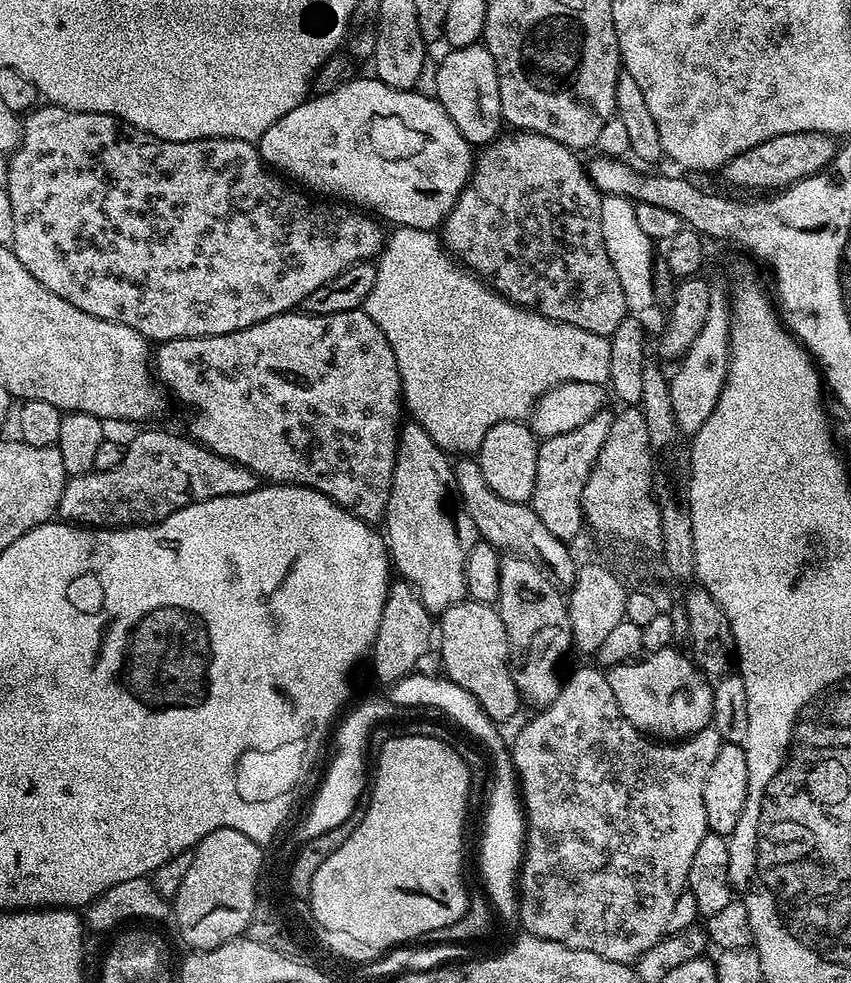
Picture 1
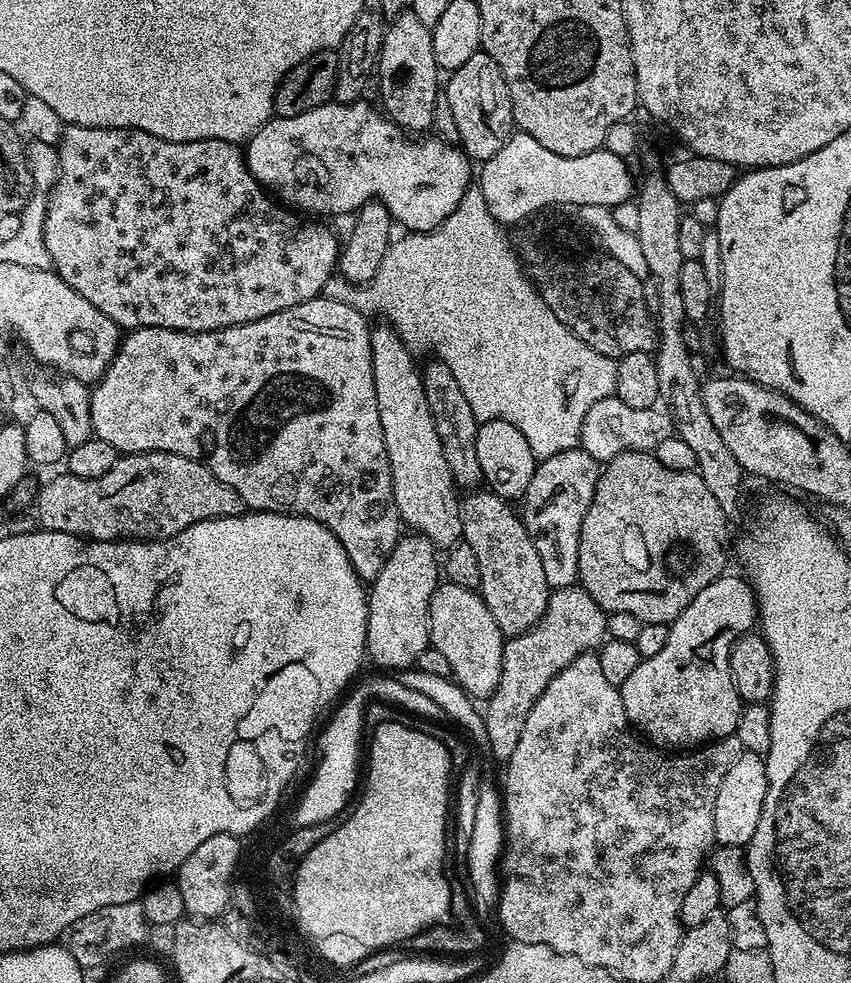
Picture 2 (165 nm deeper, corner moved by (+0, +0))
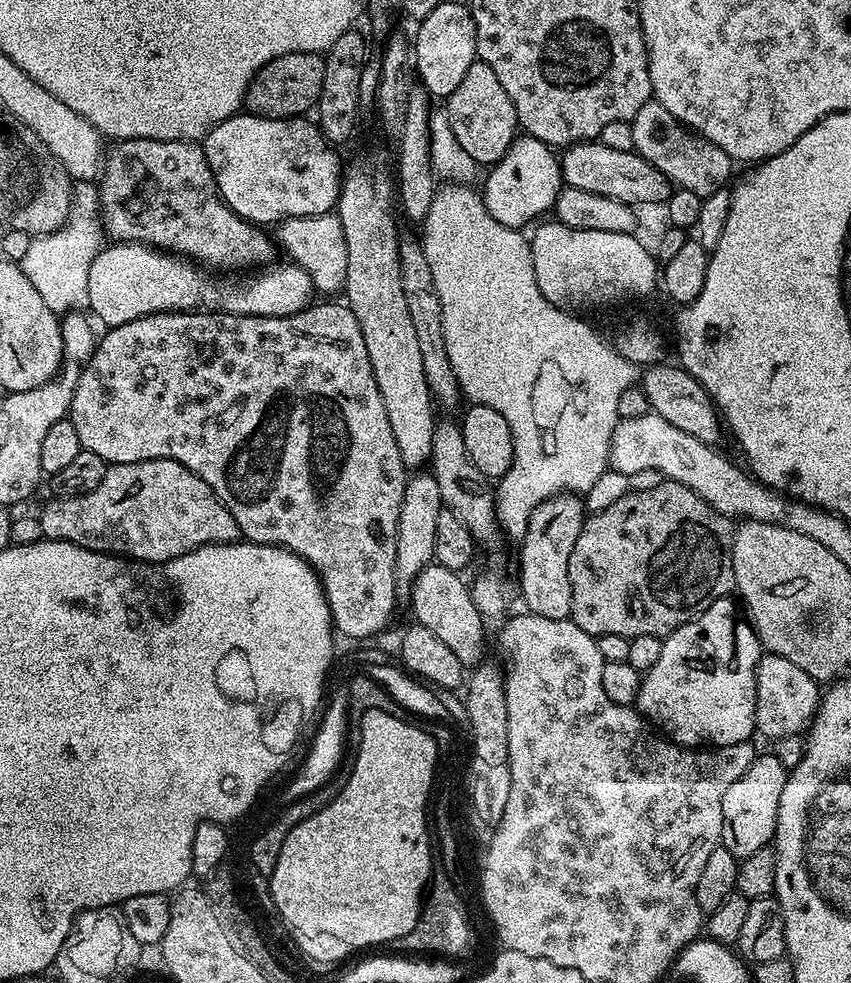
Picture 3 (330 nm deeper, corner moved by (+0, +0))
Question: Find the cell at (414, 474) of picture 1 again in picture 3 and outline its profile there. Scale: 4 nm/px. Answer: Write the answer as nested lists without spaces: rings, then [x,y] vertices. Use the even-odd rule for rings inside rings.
[[[368,152],[365,156],[358,157],[349,168],[347,165],[340,182],[340,197],[336,200],[334,213],[341,220],[346,238],[348,259],[342,289],[343,295],[348,295],[346,307],[352,311],[354,318],[358,318],[362,338],[366,341],[366,354],[370,354],[374,382],[378,382],[378,390],[386,406],[386,418],[390,422],[390,430],[394,430],[394,442],[398,442],[402,462],[409,470],[420,470],[432,459],[436,420],[434,415],[432,416],[432,408],[434,409],[432,391],[428,389],[426,370],[422,370],[422,350],[418,350],[414,322],[410,318],[409,308],[406,307],[406,294],[402,291],[400,269],[402,232],[401,229],[396,229],[396,216],[392,213],[392,202],[394,206],[396,199],[397,189],[394,187],[394,172],[390,162],[388,166],[387,158],[380,152]]]

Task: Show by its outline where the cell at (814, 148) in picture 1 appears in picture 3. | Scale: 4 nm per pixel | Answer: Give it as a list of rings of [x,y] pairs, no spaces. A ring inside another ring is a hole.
[[[599,142],[574,144],[563,149],[559,157],[563,183],[582,191],[605,195],[631,206],[644,202],[662,203],[672,197],[674,185],[659,170],[652,168],[635,150],[610,150]]]

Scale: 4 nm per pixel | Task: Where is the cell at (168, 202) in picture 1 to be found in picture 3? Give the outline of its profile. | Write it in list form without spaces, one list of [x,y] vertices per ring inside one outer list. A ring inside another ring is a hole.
[[[118,140],[113,148],[98,180],[103,228],[113,241],[147,244],[209,269],[221,268],[224,274],[231,268],[256,270],[277,259],[277,241],[226,206],[199,143]]]

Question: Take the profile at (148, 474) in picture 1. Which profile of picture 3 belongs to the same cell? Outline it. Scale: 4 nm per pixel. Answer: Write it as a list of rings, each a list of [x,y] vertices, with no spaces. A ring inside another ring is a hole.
[[[143,460],[133,464],[113,464],[106,470],[106,478],[102,478],[102,483],[95,490],[90,490],[90,494],[52,498],[49,501],[49,504],[38,512],[41,522],[41,534],[44,538],[49,540],[65,540],[95,552],[106,552],[134,560],[145,560],[147,564],[161,564],[207,544],[235,544],[241,539],[240,527],[238,522],[234,522],[234,514],[230,514],[230,510],[216,497],[214,490],[210,490],[210,486],[206,486],[206,482],[202,482],[202,478],[198,478],[198,474],[186,470],[186,466],[182,466],[173,460]]]

